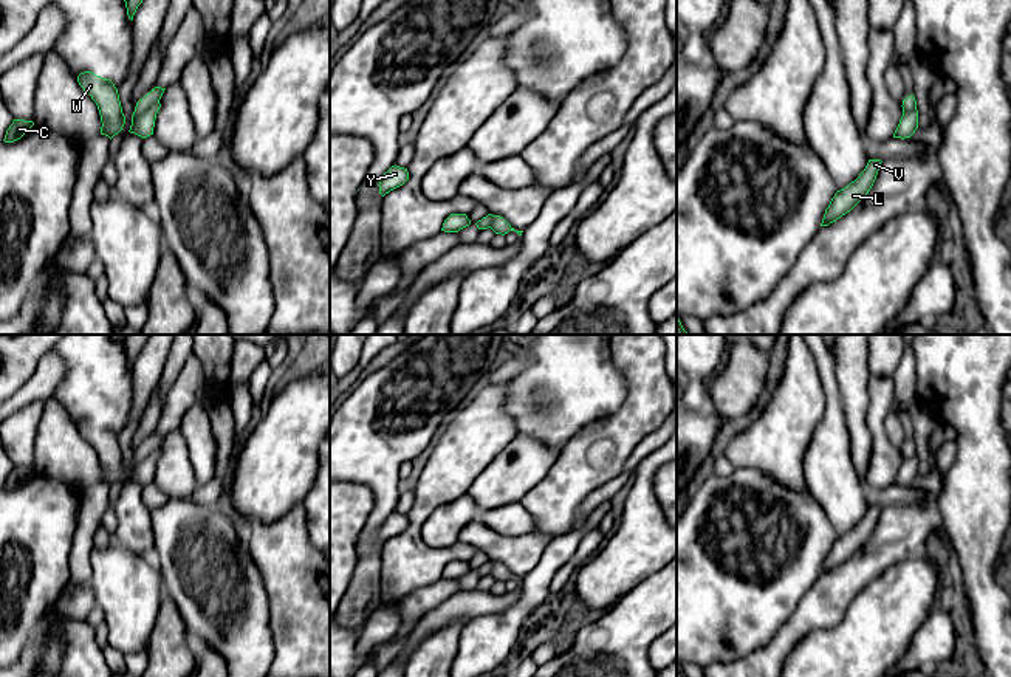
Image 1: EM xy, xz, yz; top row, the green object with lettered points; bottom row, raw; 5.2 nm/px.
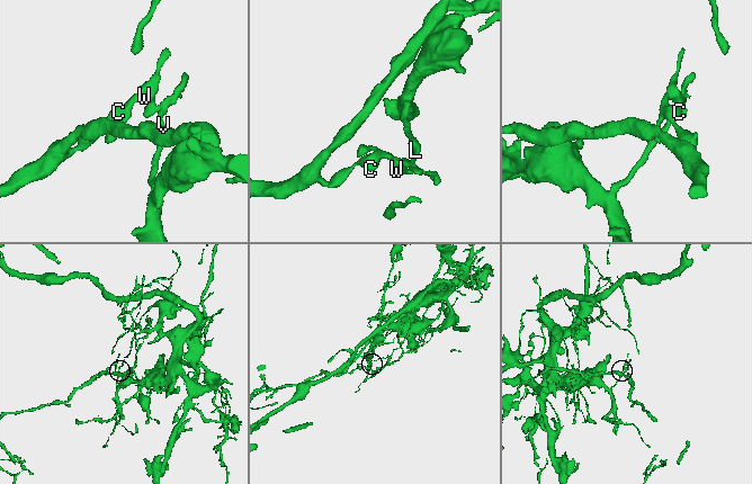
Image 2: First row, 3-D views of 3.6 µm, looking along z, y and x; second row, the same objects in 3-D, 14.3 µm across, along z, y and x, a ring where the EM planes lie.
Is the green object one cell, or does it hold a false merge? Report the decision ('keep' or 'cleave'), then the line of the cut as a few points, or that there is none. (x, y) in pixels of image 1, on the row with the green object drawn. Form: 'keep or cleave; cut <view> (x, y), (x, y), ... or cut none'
cleave; cut xy (158, 101), (147, 107), (132, 124)

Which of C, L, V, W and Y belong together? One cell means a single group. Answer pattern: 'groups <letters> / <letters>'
groups C W Y / L V

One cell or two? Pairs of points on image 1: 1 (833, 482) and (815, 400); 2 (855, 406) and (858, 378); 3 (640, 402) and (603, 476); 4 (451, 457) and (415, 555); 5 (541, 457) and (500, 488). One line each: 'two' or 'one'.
1: two
2: one
3: one
4: one
5: one

